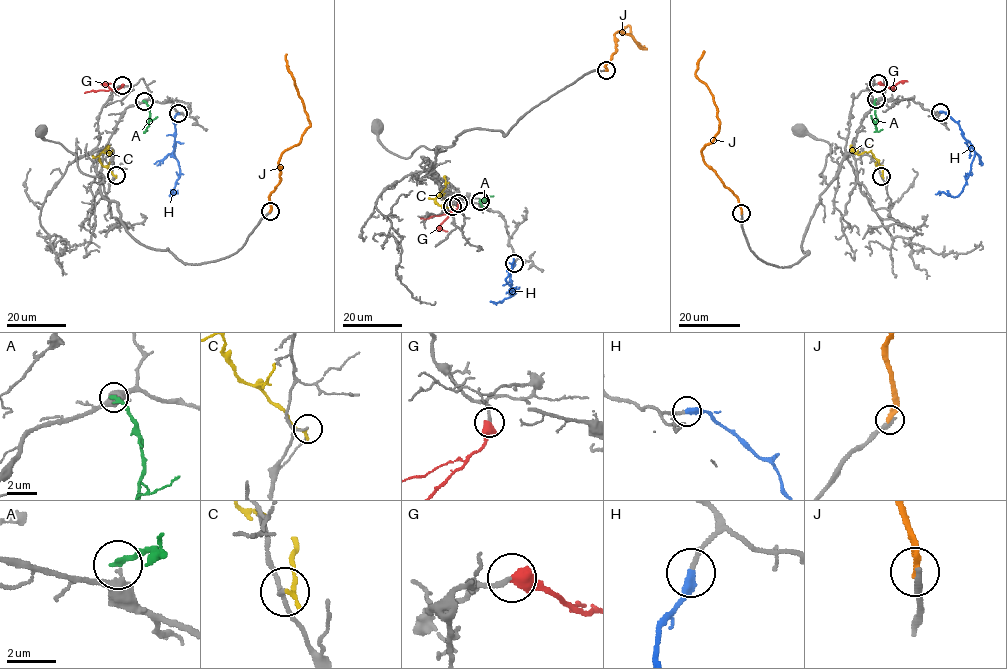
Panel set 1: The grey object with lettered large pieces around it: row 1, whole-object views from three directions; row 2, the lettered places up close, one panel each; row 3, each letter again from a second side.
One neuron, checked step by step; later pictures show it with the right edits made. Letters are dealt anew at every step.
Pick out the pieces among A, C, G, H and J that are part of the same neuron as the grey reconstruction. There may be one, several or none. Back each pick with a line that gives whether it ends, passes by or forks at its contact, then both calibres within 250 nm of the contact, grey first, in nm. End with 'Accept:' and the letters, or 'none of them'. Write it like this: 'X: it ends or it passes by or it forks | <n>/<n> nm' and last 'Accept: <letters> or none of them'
H: it ends | 220/420 nm
Accept: H

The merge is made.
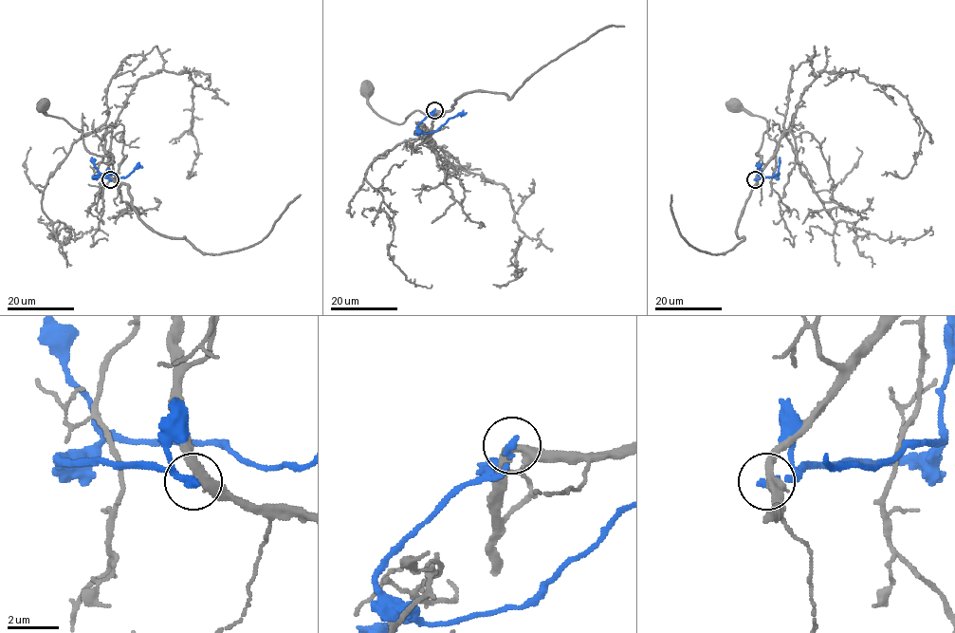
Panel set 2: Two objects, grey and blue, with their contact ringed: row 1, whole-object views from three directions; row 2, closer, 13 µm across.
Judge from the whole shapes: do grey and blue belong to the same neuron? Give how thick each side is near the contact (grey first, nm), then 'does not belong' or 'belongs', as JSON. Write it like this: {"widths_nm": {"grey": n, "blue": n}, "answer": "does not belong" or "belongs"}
{"widths_nm": {"grey": 360, "blue": 240}, "answer": "does not belong"}

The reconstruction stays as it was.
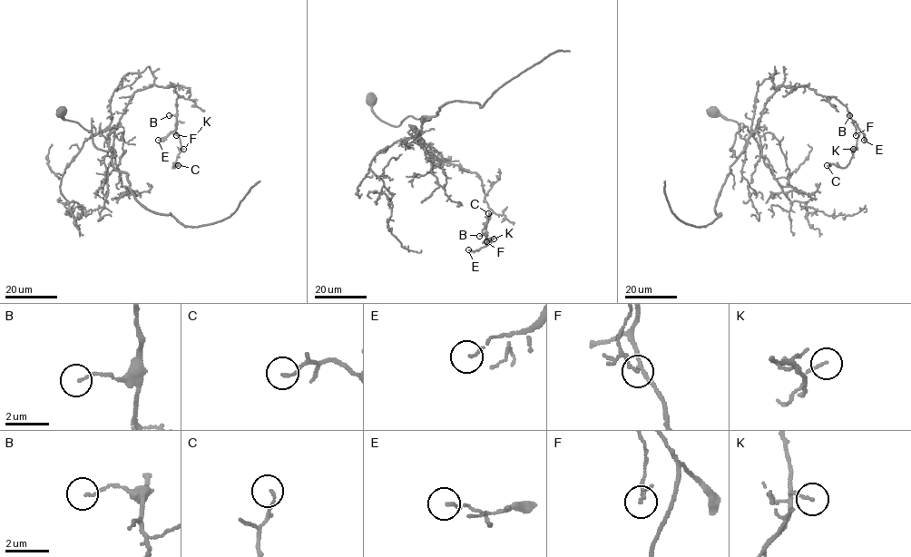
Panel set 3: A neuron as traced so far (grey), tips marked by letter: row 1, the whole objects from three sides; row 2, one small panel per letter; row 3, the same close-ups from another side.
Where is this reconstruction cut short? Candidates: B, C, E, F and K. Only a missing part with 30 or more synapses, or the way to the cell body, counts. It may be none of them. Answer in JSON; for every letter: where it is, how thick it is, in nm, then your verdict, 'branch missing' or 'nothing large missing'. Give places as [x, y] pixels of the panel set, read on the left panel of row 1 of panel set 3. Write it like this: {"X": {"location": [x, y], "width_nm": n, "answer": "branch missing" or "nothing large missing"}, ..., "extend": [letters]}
{"B": {"location": [169, 115], "width_nm": 100, "answer": "nothing large missing"}, "C": {"location": [178, 165], "width_nm": 110, "answer": "nothing large missing"}, "E": {"location": [158, 140], "width_nm": 100, "answer": "nothing large missing"}, "F": {"location": [176, 135], "width_nm": 90, "answer": "nothing large missing"}, "K": {"location": [183, 149], "width_nm": 110, "answer": "nothing large missing"}, "extend": []}

